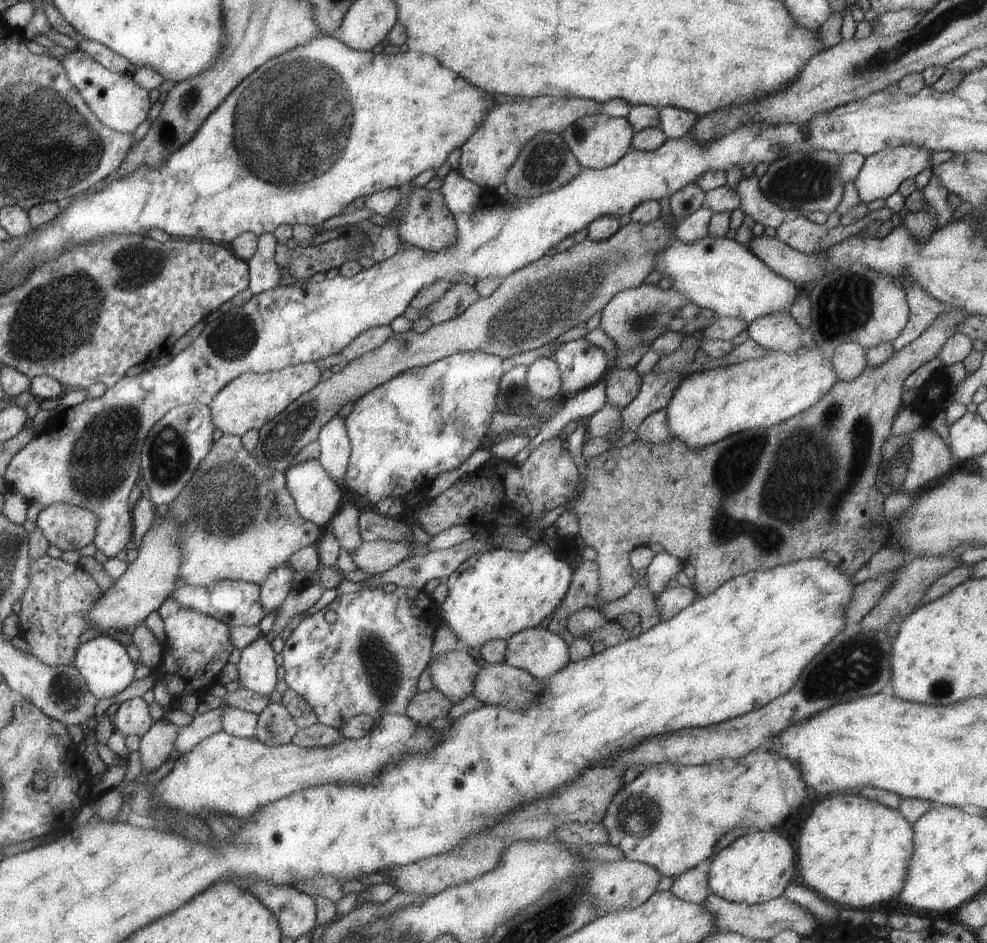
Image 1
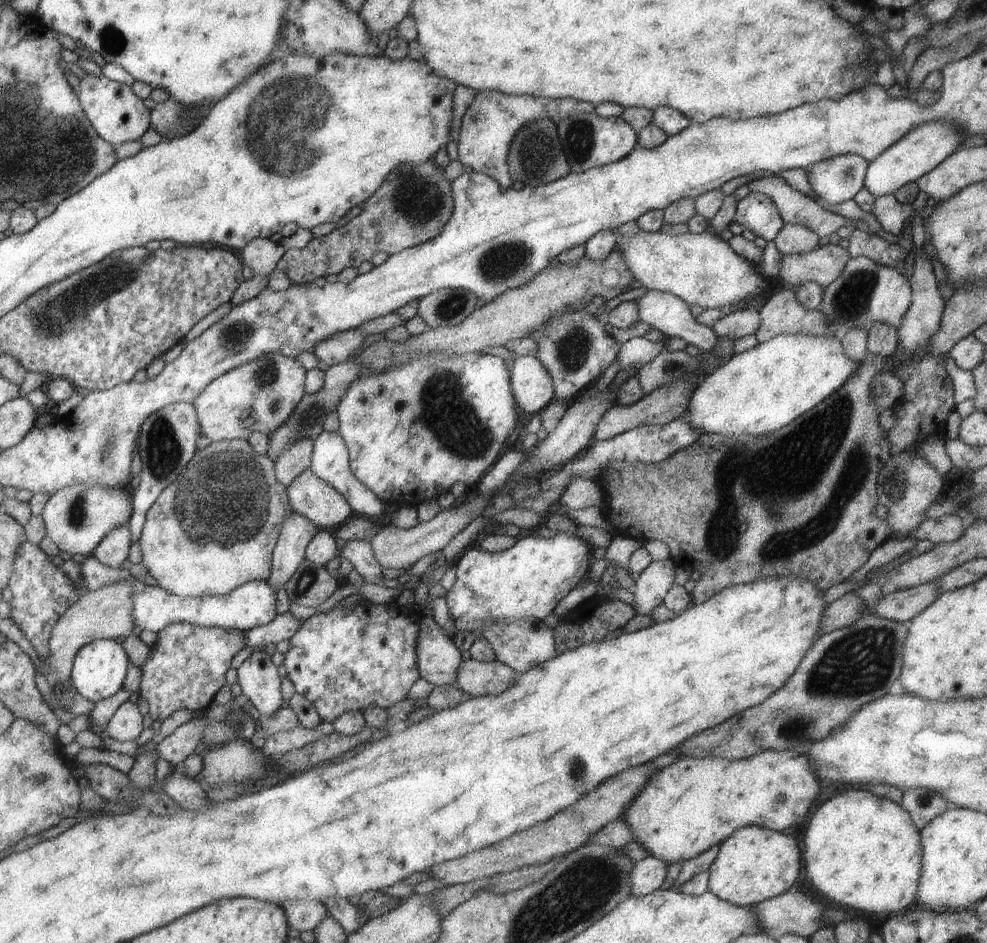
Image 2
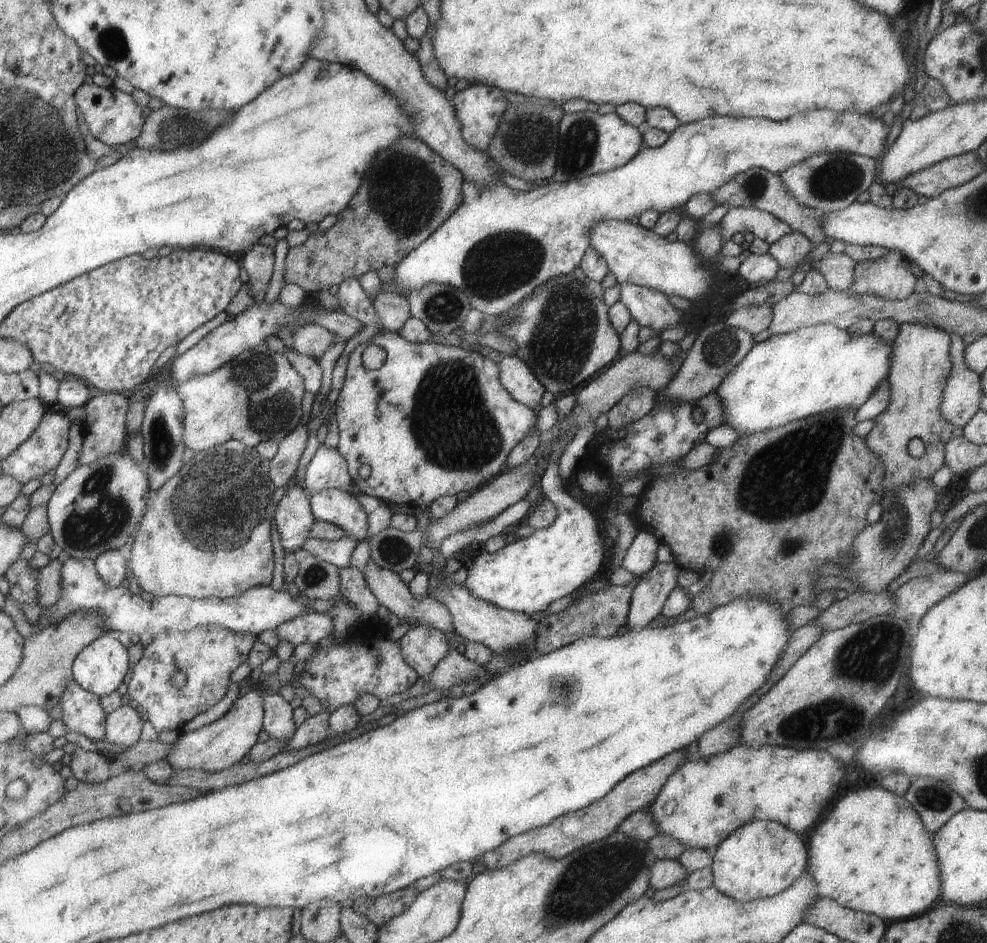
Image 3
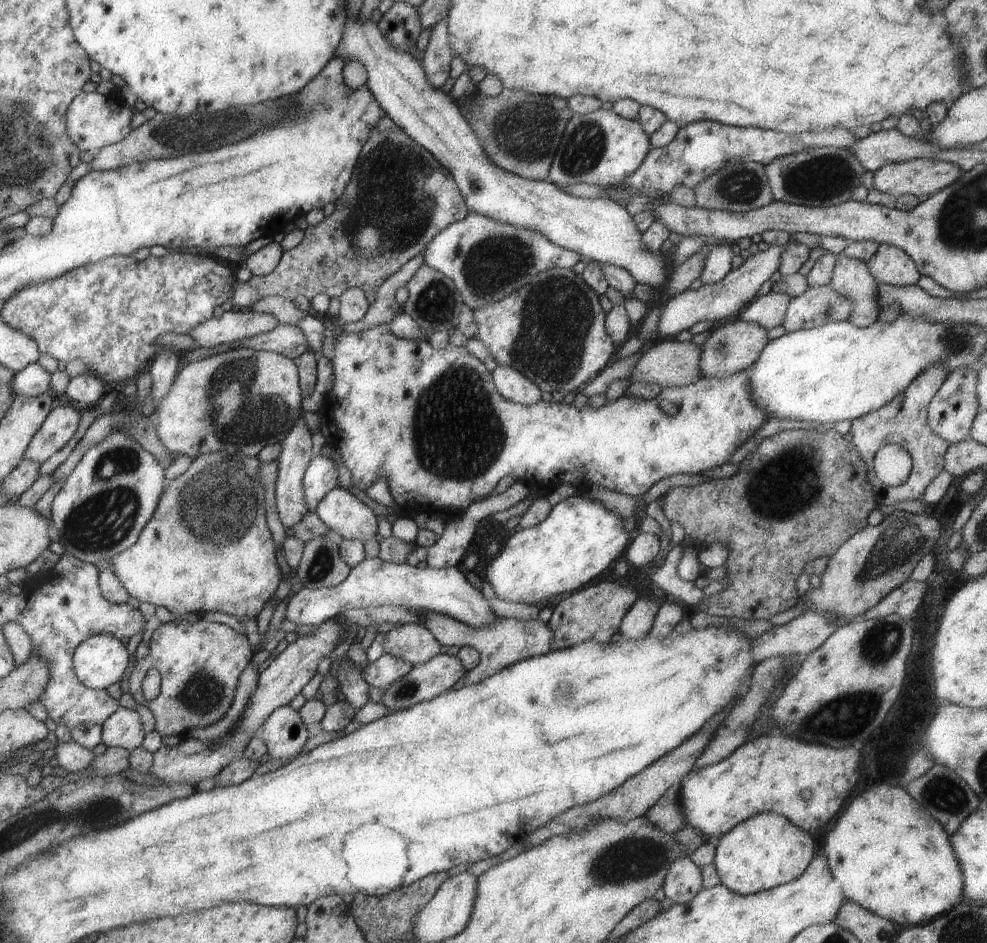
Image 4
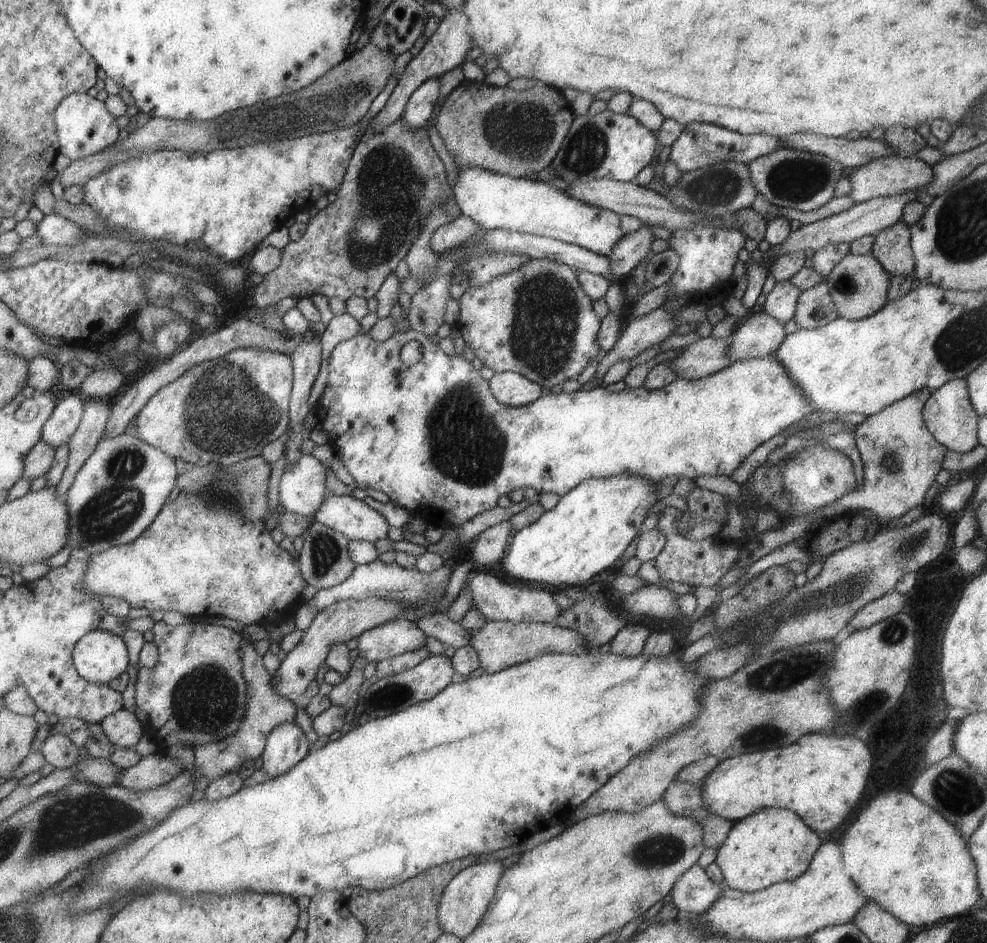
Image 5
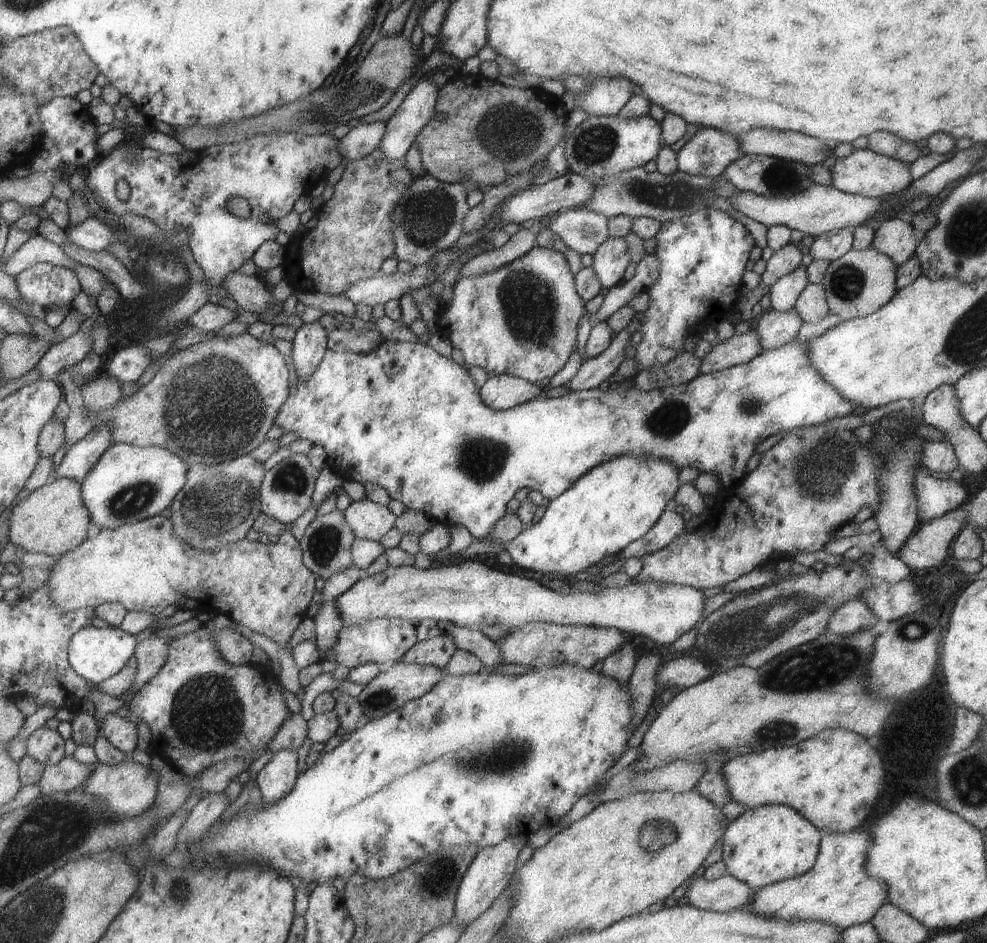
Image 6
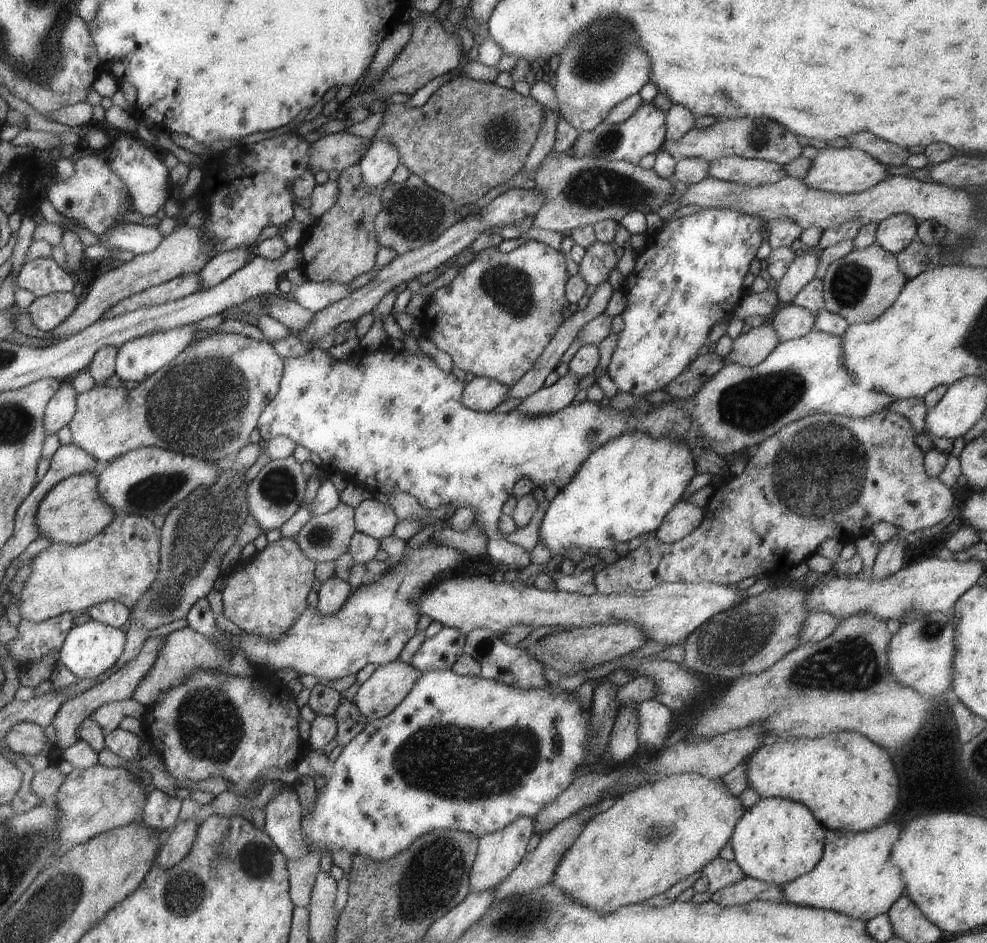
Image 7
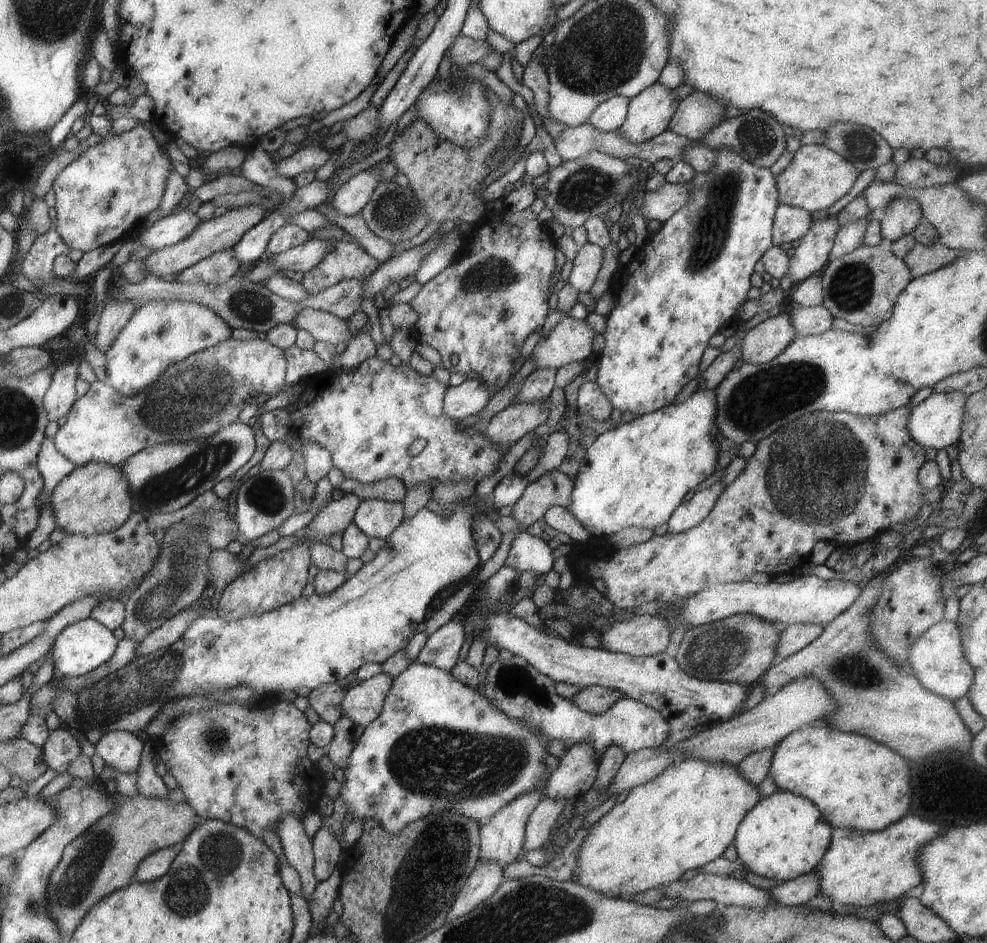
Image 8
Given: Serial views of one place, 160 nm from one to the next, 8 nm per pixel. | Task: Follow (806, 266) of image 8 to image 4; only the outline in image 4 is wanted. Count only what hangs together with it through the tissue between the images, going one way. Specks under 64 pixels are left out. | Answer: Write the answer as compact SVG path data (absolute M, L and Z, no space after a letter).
M769 292L765 295L757 295L739 311L736 319L758 324L767 331L782 324L789 299L786 294L781 293Z

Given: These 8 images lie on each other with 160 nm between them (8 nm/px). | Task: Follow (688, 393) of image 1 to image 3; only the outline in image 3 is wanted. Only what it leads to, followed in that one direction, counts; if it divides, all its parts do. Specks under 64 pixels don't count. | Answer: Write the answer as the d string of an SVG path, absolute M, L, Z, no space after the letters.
M827 323L770 335L766 340L753 344L714 388L723 423L739 433L757 432L777 428L827 409L849 407L857 410L869 398L877 383L887 378L891 345L892 342L886 345L873 333L852 337L846 330Z

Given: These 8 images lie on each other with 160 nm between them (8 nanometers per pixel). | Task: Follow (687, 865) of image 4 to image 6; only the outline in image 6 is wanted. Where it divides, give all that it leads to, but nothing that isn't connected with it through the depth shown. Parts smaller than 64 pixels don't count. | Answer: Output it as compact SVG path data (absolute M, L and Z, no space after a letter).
M729 873L713 880L697 875L687 881L684 896L696 909L722 913L747 906L753 891Z

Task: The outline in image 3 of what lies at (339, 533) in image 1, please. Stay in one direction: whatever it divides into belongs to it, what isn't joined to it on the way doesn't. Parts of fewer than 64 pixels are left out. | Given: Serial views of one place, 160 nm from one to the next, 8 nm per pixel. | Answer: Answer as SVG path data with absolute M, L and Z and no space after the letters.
M370 558L367 559L365 564L363 564L360 571L362 572L367 588L377 599L378 604L385 606L385 608L387 608L390 613L395 614L398 619L410 618L410 622L431 625L433 628L440 630L443 634L447 634L453 630L454 626L452 625L452 616L447 610L447 607L443 603L440 603L431 597L426 597L422 601L413 599L413 596L407 589L407 585L399 579L398 573L381 568L379 565L376 565L371 561Z

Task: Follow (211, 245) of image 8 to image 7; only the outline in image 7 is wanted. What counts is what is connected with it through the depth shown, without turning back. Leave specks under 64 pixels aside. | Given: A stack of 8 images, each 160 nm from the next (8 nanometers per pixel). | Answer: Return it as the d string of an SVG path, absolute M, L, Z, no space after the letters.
M183 224L180 228L163 237L151 252L135 255L129 262L124 262L118 268L107 270L101 275L98 273L97 277L91 282L89 289L87 289L85 298L75 305L71 314L63 322L50 330L48 339L41 339L41 347L39 348L44 349L77 334L86 326L97 321L109 307L112 307L122 298L144 291L149 287L160 285L181 275L197 275L209 260L209 251L210 249L202 240L202 226L189 228L186 224Z

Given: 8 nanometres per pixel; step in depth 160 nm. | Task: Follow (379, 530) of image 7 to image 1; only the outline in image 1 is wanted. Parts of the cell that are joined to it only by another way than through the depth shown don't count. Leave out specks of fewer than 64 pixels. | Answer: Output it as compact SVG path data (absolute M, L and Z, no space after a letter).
M318 459L299 461L284 470L286 487L294 500L299 516L314 522L318 527L327 524L336 510L341 506L343 492L338 484L323 470Z

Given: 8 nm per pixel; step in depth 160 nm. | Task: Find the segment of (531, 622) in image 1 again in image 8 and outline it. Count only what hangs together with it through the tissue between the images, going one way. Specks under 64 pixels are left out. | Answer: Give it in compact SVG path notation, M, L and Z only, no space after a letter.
M714 389L697 390L679 404L671 403L653 412L623 420L616 428L598 435L578 464L565 509L590 536L593 533L593 538L599 536L606 539L629 526L653 530L655 526L663 524L681 502L685 492L697 489L698 484L714 472L719 451L712 436L717 431L715 415Z

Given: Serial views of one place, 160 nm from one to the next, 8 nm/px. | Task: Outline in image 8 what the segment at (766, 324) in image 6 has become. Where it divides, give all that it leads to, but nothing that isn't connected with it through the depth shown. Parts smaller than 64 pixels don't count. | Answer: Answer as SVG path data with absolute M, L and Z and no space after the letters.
M821 304L814 307L795 306L787 313L795 337L816 335L831 326L832 314Z

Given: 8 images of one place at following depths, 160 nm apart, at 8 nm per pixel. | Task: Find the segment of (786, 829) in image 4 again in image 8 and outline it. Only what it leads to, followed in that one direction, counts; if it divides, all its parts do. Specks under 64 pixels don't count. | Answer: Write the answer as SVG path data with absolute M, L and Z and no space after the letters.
M776 790L759 799L738 824L733 846L742 866L777 883L788 881L813 871L827 850L830 824L817 807L806 798L789 791Z

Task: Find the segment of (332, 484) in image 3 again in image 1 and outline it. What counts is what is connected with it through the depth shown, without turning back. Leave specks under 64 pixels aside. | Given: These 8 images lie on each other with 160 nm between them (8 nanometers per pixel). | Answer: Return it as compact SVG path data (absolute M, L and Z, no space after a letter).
M335 415L328 420L321 428L317 437L320 453L318 461L323 470L338 484L340 480L344 481L343 475L347 470L348 458L350 455L350 442L347 436L346 424L344 418Z

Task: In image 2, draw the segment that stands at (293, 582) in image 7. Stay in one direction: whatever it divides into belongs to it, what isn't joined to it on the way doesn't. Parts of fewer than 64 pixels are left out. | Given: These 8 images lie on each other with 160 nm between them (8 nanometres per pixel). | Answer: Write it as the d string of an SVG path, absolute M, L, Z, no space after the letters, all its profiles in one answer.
M245 439L211 441L193 453L179 478L147 509L138 538L141 564L157 587L182 597L219 596L247 581L265 581L281 525L293 512L267 455L256 453Z

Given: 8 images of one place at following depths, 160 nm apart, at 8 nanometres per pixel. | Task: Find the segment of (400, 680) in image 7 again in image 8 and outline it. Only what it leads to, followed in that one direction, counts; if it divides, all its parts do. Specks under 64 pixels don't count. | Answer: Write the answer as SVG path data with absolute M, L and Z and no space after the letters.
M385 672L353 683L342 700L342 715L347 715L355 724L365 726L382 709L385 695L391 688L393 678Z

